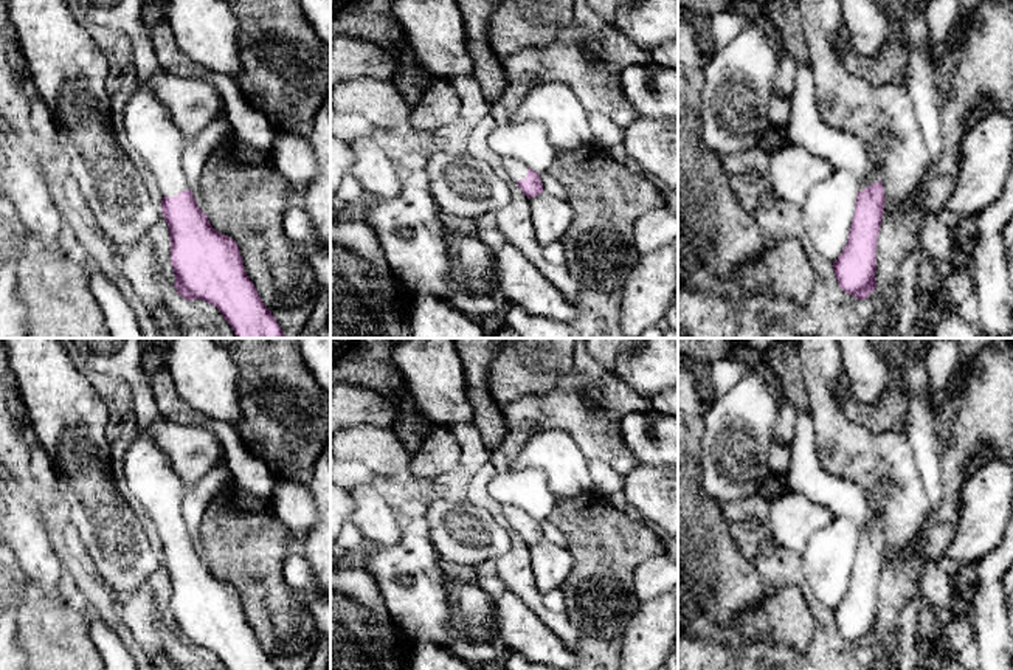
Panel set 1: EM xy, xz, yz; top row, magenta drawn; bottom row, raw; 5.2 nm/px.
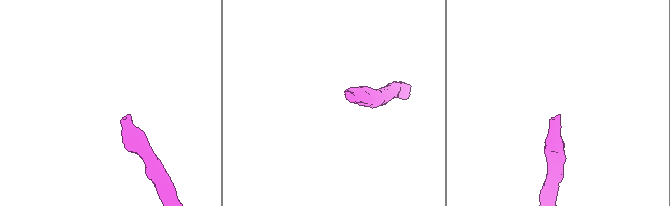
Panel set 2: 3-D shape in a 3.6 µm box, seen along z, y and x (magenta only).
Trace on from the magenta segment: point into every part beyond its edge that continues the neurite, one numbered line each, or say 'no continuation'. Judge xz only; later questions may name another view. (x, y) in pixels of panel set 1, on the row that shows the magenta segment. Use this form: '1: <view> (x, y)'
1: xz (515, 169)

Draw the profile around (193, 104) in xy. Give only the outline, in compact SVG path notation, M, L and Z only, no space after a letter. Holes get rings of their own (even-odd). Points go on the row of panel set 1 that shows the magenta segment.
M158 70L147 84L169 110L172 123L185 140L197 136L211 121L225 113L223 96L205 81Z

